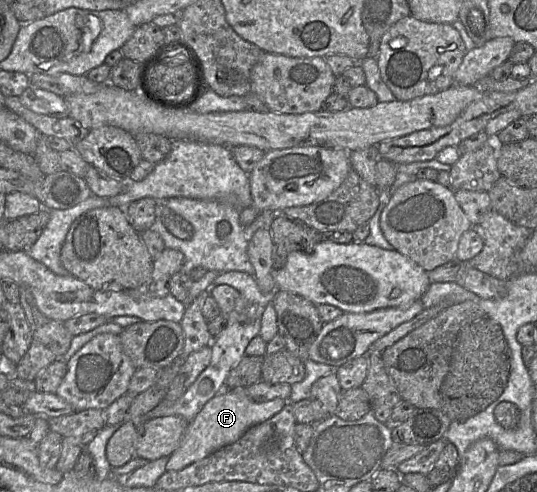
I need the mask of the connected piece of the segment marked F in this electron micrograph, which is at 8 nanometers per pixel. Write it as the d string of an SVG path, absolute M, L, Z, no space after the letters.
M245 388L223 390L211 399L199 414L189 422L179 446L169 456L166 464L166 471L181 470L194 462L202 460L213 452L236 442L250 427L260 424L279 413L286 403L287 400L282 398L276 398L265 402L255 402L247 395Z

